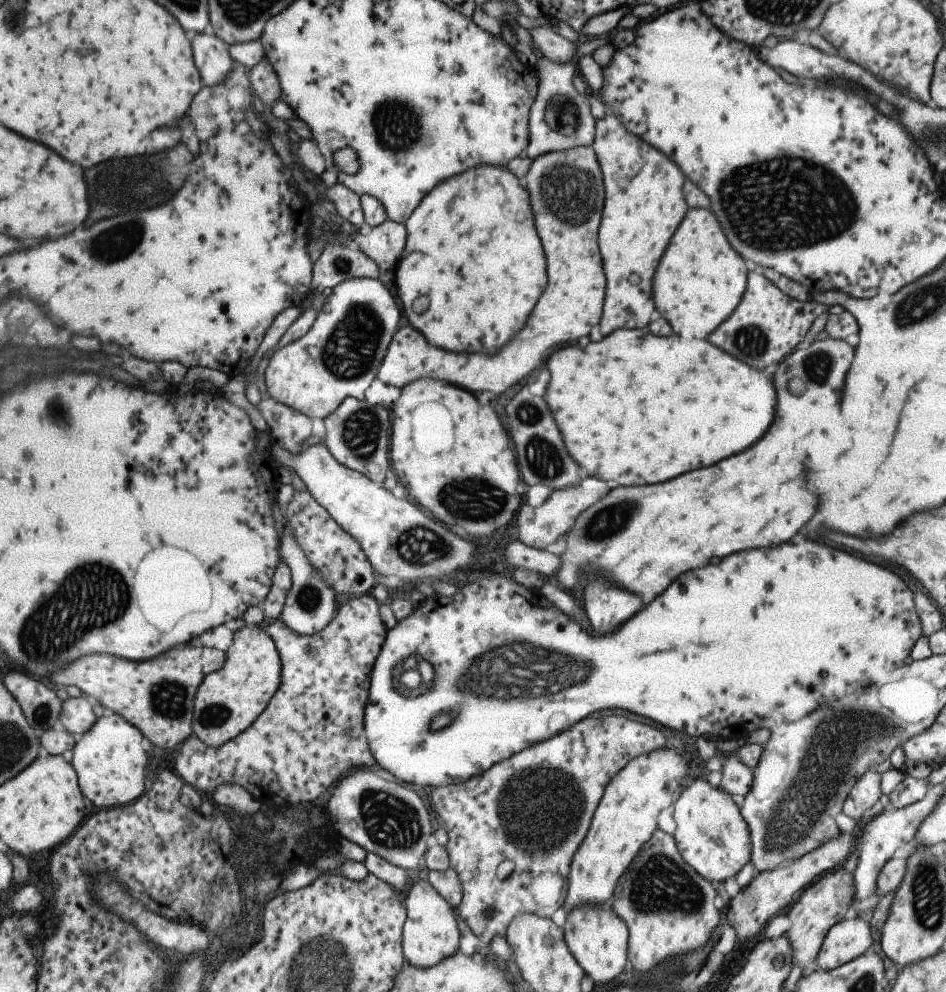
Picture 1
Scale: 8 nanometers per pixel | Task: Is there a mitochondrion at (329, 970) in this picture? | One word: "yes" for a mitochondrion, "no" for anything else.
yes

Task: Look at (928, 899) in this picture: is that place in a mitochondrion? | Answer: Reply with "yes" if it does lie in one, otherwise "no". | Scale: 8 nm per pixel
yes

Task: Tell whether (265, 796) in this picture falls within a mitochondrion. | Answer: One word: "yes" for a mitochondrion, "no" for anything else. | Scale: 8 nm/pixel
no

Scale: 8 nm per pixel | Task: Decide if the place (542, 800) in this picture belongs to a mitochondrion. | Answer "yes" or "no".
yes

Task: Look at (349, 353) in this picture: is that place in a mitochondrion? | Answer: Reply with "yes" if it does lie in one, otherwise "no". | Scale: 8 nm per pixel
yes

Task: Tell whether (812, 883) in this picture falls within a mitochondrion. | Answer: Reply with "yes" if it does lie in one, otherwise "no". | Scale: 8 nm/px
no

